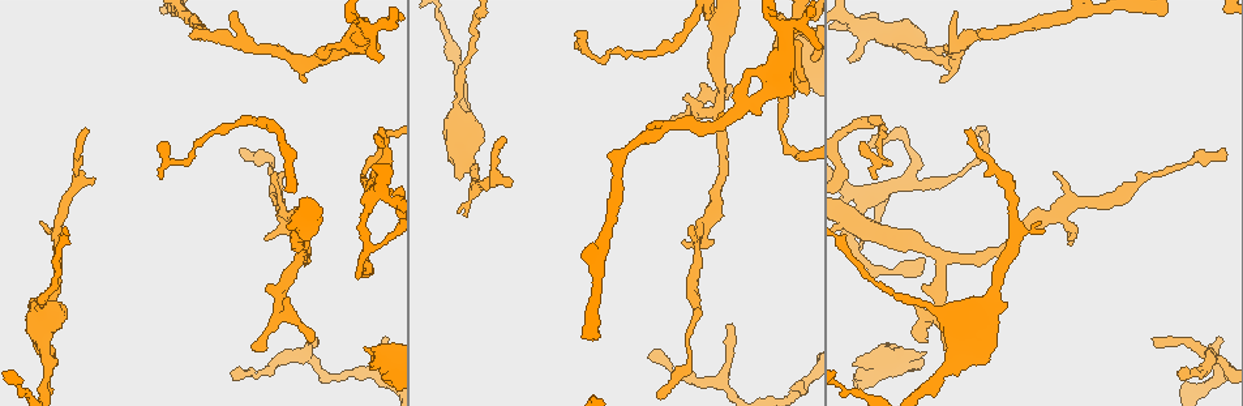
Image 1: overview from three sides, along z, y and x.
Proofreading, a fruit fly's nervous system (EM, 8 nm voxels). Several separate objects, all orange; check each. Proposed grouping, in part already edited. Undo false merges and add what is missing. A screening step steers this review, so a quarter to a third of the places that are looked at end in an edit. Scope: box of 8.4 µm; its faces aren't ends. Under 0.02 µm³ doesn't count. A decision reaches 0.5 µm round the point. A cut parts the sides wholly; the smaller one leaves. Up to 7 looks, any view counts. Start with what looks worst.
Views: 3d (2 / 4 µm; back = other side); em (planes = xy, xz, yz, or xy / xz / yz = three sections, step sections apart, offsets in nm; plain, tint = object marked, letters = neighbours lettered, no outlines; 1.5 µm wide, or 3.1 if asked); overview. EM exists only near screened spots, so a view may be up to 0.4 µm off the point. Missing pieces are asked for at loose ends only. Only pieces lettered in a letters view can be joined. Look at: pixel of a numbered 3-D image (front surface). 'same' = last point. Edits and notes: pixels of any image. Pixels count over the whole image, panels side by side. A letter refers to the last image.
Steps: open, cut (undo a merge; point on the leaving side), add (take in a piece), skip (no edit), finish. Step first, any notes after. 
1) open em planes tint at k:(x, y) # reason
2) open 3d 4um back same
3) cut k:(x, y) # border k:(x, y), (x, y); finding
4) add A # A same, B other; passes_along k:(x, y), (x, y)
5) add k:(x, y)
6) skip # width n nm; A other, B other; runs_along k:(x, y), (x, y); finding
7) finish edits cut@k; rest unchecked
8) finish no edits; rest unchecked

open 3d 4um at 1:(1155, 338) # an open end

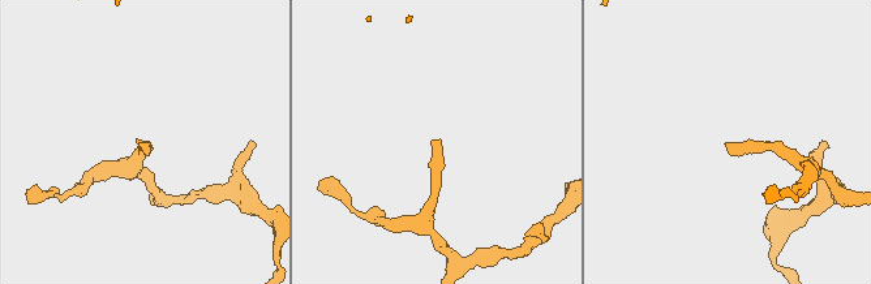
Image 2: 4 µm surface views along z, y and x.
open em planes letters at 2:(434, 142) # shape alone is not enough

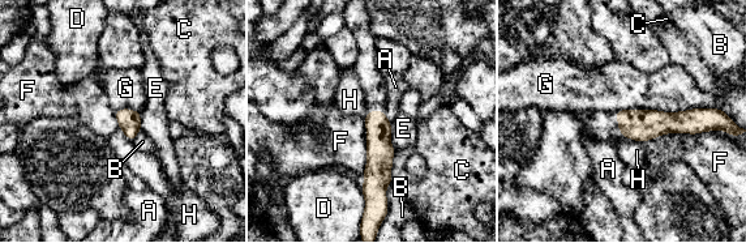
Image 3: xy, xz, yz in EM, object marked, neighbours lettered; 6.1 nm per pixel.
skip # A other, B other, C other, D other, E other, F other, G other, H other; border 3:(620, 135), (643, 143); no lettered piece goes on from it

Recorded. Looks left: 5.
open 3d 2um at 1:(793, 98)

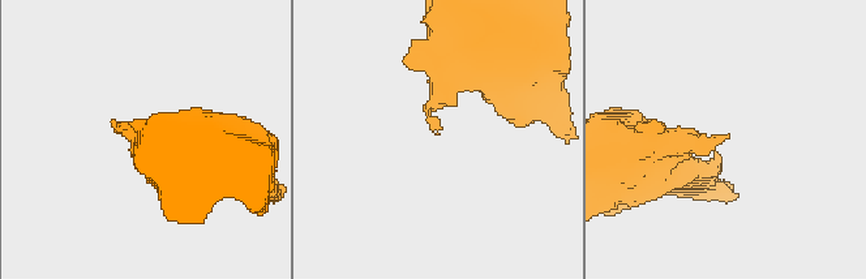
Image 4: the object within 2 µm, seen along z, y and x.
open em xz step 4 tint at 4:(439, 135) # shape alone is not enough

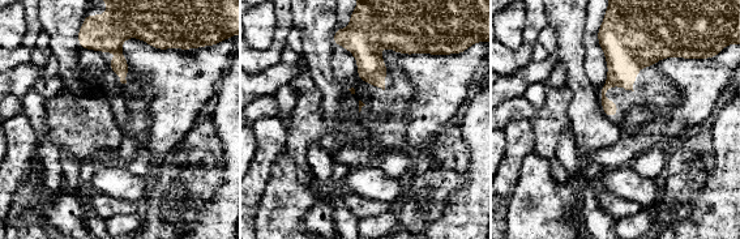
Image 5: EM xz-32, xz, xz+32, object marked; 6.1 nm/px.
open em planes letters same

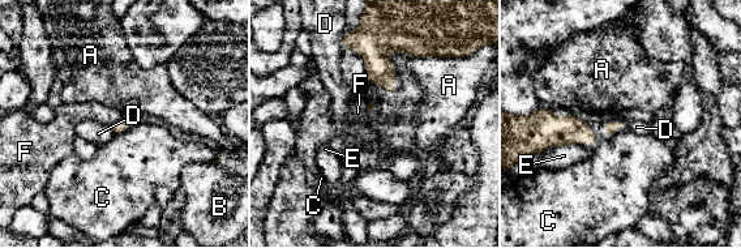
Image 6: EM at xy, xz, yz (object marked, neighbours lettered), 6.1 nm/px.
skip # longest_contact A 300 nm; A other, B other, C other, D other, E other, F other; no lettered piece goes on from it

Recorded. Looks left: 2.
open em planes letters at 1:(1178, 376) # free end

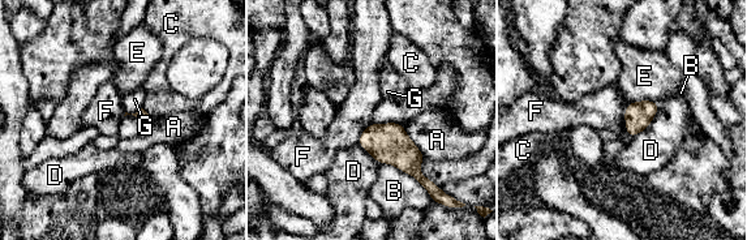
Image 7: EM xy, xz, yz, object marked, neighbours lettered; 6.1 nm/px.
skip # A other, B other, C other, D other, E other, F other, G other; border 7:(630, 103), (625, 111), (625, 125); none of them fits

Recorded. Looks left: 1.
finish no edits; rest unchecked

